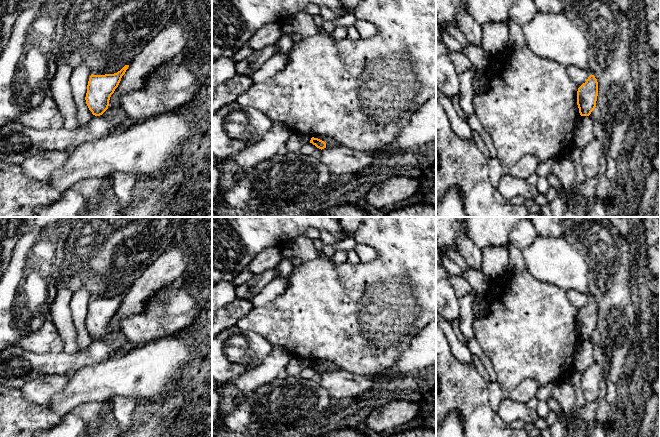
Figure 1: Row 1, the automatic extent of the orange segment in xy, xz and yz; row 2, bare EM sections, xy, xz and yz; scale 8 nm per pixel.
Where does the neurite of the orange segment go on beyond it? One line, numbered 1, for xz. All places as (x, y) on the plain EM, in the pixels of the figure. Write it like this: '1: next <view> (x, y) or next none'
1: next none

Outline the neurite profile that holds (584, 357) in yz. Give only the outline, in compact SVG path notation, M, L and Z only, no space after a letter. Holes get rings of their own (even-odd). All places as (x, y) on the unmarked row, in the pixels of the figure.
M579 340L577 343L573 368L583 373L595 362L594 347L589 340Z

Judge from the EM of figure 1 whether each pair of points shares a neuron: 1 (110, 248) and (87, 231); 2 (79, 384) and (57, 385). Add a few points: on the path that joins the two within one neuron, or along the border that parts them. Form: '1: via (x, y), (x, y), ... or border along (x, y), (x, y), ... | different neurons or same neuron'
1: via (104, 245), (101, 245), (93, 237) | same neuron
2: border along (66, 376), (67, 382), (49, 402) | different neurons

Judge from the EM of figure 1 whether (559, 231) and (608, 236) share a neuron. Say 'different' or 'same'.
different

